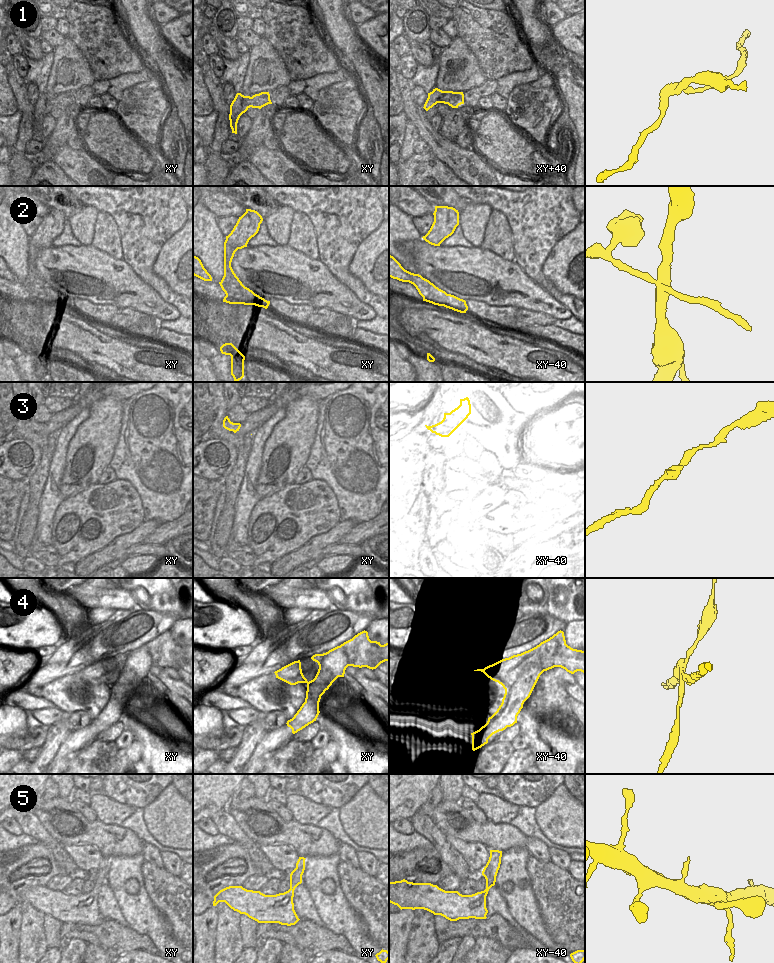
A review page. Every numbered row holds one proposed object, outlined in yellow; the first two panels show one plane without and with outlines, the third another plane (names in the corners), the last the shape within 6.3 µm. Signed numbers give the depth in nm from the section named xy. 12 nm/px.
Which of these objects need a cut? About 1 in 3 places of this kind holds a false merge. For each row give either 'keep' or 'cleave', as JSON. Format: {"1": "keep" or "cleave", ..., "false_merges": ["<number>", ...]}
{"1": "cleave", "2": "cleave", "3": "keep", "4": "cleave", "5": "keep", "false_merges": ["1", "2", "4"]}

